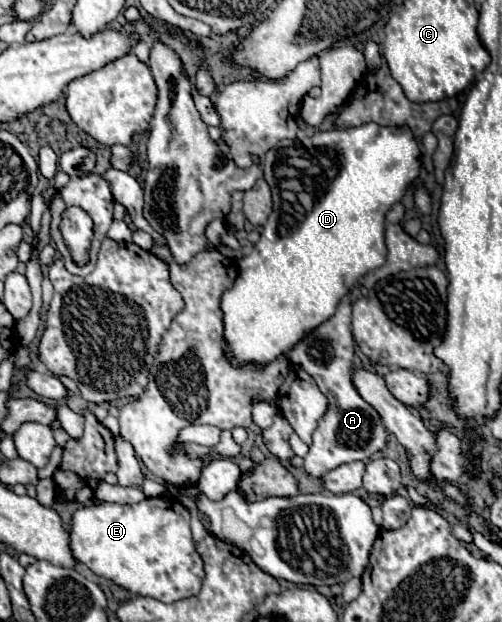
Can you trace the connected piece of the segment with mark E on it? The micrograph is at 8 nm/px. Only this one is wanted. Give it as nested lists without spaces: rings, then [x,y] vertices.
[[[167,497],[143,499],[133,505],[91,503],[79,507],[71,517],[69,547],[73,557],[95,575],[161,603],[193,597],[203,583],[203,561],[193,545],[189,511]]]

